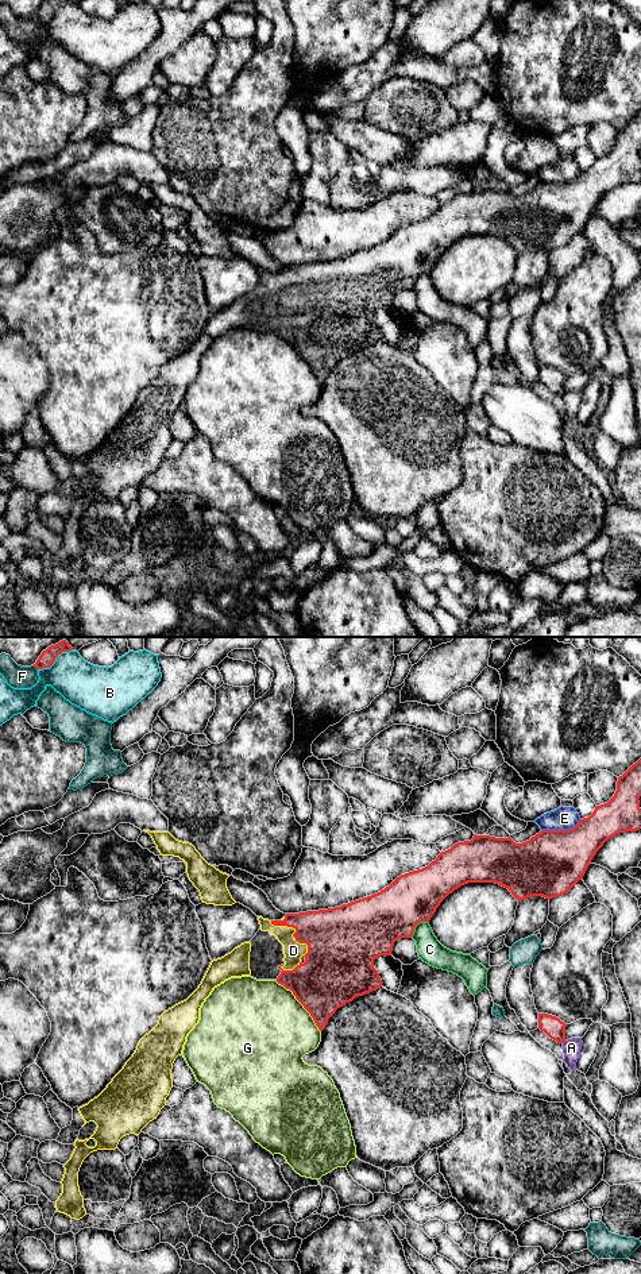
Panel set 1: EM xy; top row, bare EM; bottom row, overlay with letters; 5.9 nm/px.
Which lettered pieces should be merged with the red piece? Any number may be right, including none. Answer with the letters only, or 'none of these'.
D

